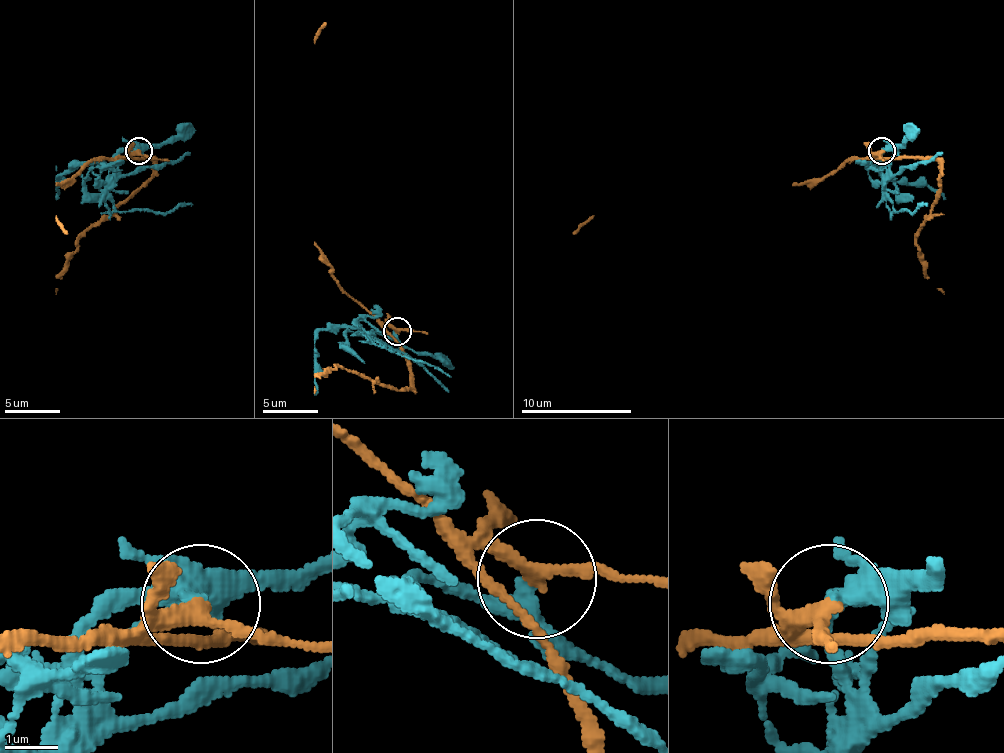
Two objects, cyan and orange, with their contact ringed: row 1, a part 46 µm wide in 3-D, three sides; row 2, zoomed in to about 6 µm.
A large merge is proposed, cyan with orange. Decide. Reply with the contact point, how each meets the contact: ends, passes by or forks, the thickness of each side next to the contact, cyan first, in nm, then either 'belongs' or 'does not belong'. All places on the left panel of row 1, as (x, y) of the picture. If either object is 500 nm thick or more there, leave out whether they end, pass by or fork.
at (139, 151); cyan forks there; orange passes by; 260 nm thick on the cyan side, 240 nm on the other; does not belong

